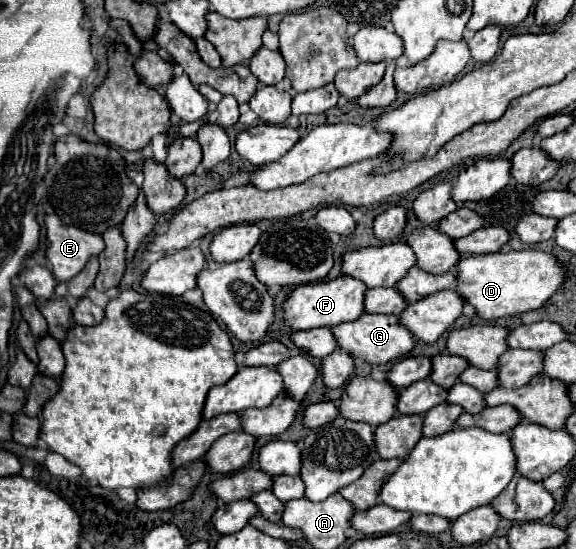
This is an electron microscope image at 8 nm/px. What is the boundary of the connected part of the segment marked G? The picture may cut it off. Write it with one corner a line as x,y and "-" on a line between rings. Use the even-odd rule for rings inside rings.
363,314
359,320
339,324
331,330
343,350
355,358
365,358
369,364
387,364
399,360
417,346
417,338
399,322
399,316
393,314

